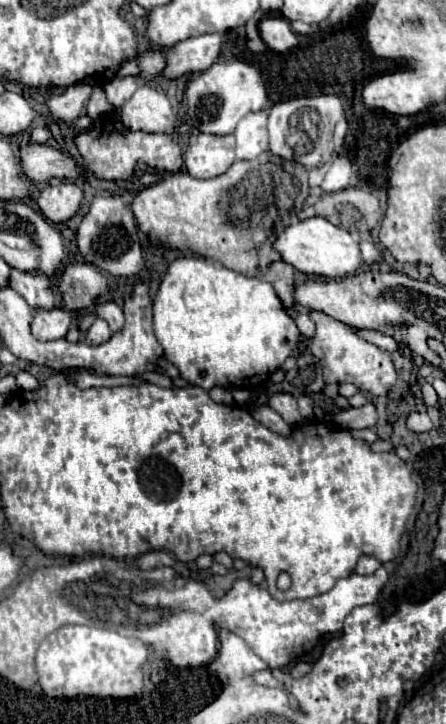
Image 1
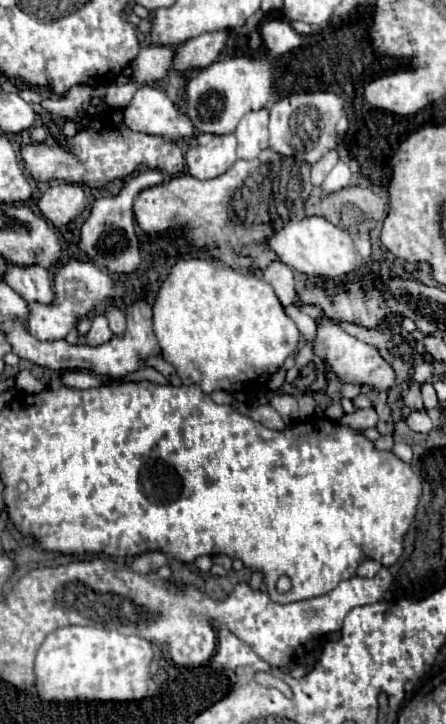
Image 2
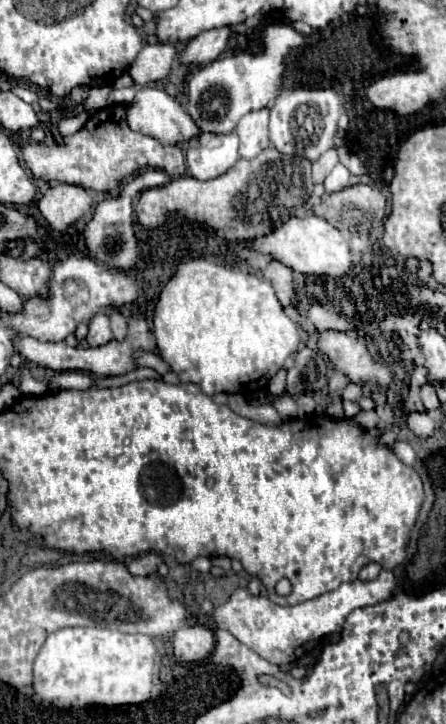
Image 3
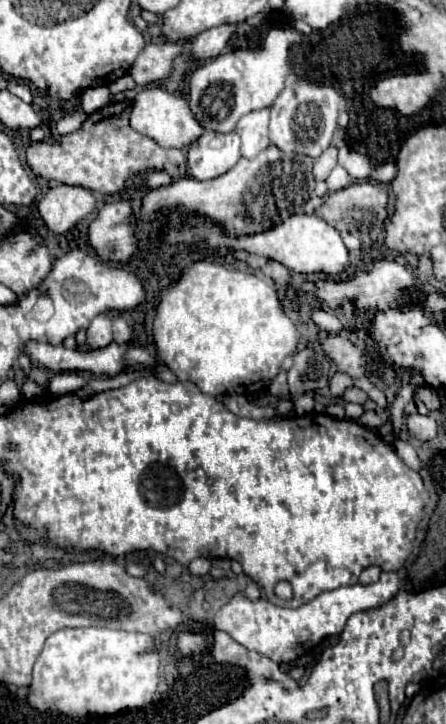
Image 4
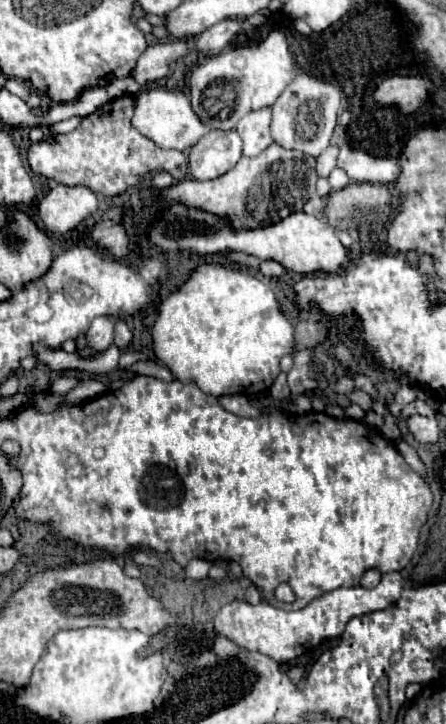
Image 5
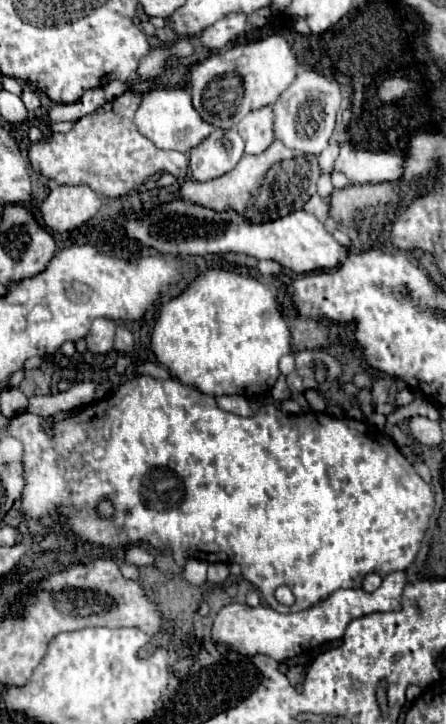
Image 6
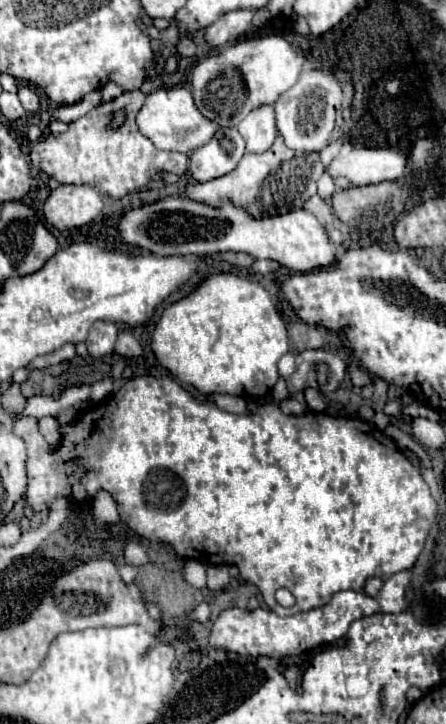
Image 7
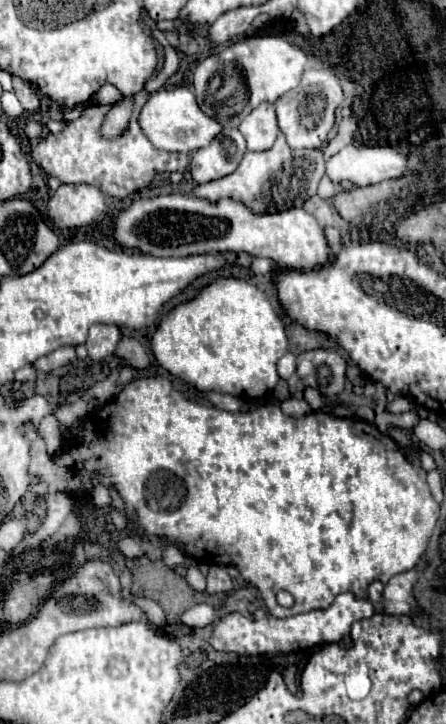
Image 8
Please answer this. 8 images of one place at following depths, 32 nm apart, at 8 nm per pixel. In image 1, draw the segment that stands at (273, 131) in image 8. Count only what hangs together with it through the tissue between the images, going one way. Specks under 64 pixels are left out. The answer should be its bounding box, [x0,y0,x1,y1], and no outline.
[236,110,268,160]

